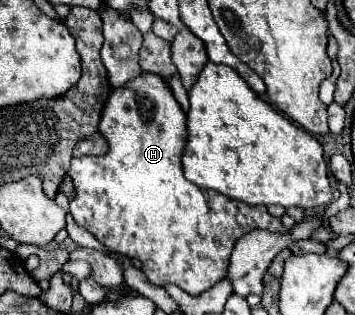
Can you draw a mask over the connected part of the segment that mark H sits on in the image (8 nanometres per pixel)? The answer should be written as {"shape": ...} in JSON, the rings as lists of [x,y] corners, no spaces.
{"shape":[[[143,72],[125,86],[113,90],[99,124],[99,130],[109,142],[109,152],[105,156],[83,156],[71,160],[69,178],[75,186],[75,198],[71,200],[69,210],[75,222],[93,232],[95,238],[107,248],[141,260],[143,272],[153,284],[165,286],[171,282],[187,294],[199,296],[227,276],[231,250],[243,234],[255,228],[283,232],[283,226],[279,218],[267,212],[265,206],[249,206],[213,190],[205,192],[183,176],[181,158],[183,146],[187,144],[185,124],[187,114],[173,98],[169,84],[155,74]]]}

